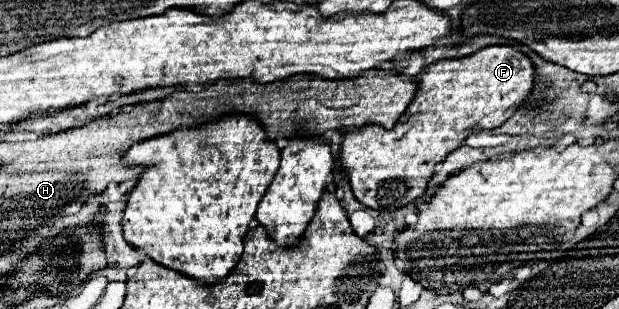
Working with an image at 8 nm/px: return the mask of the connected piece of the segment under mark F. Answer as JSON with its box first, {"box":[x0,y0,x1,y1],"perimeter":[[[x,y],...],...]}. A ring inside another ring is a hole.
{"box":[341,46,533,210],"perimeter":[[[487,46],[467,58],[425,66],[415,76],[415,100],[393,130],[367,124],[345,132],[341,170],[347,174],[355,198],[373,210],[397,210],[413,202],[425,192],[435,164],[461,146],[469,134],[497,128],[513,116],[531,94],[533,80],[533,64],[511,46]]]}

